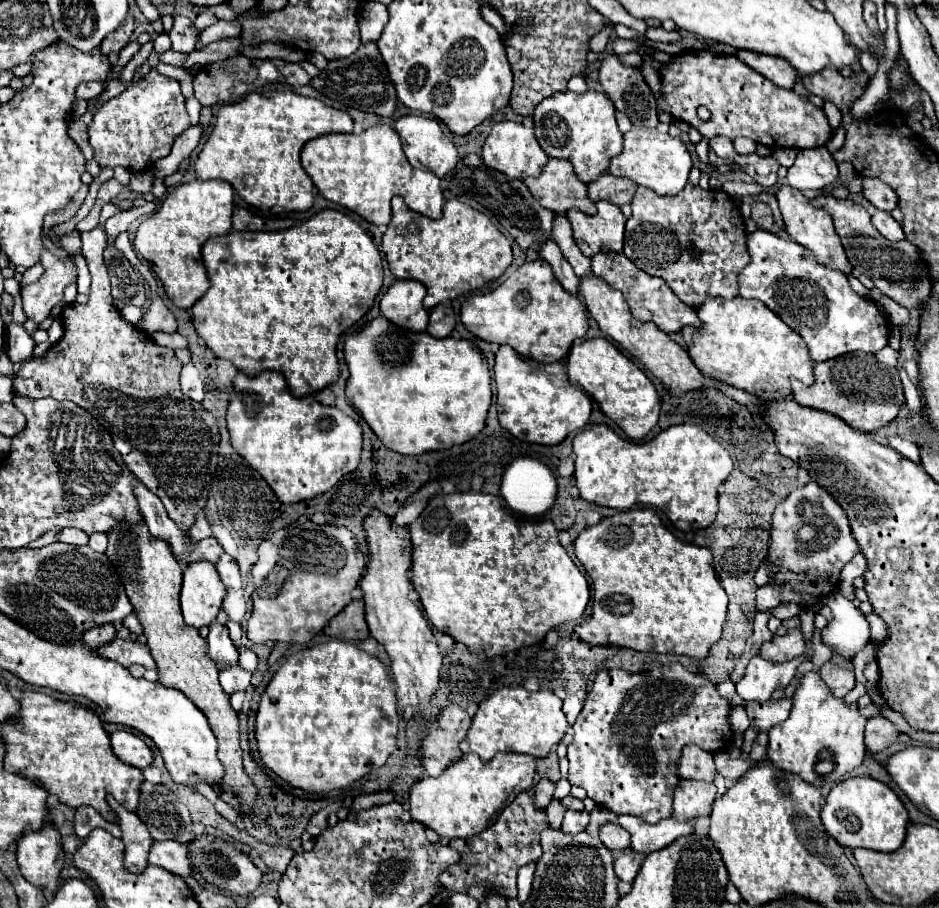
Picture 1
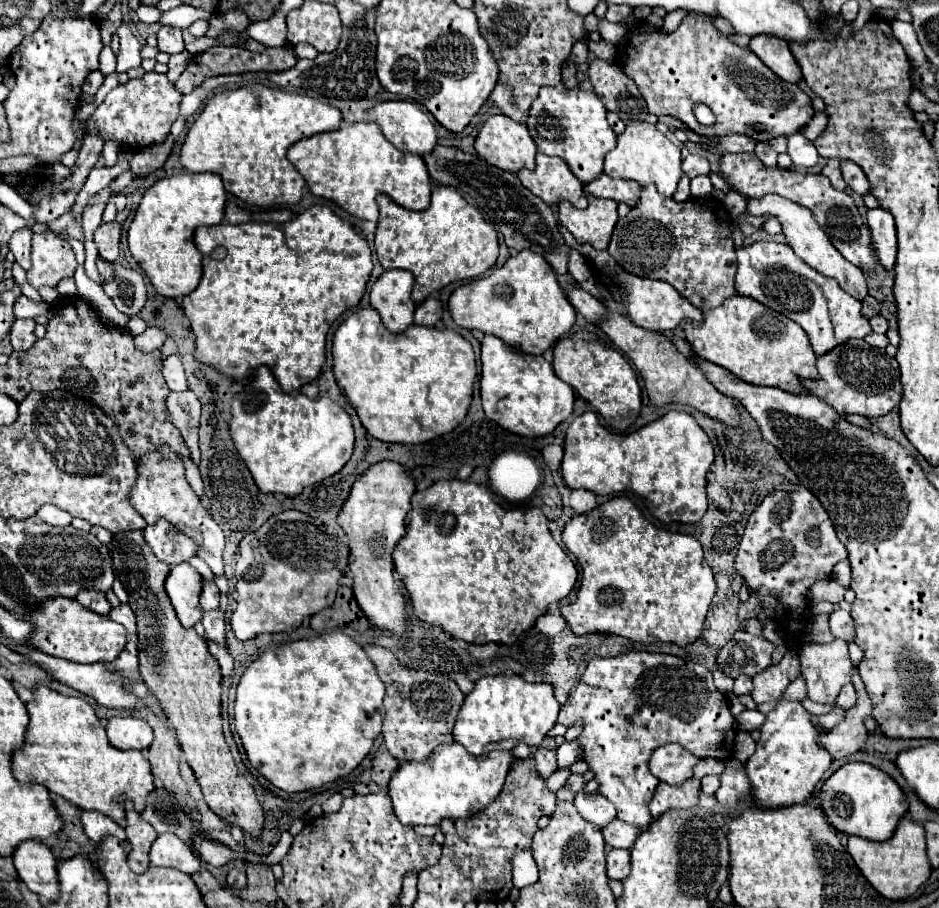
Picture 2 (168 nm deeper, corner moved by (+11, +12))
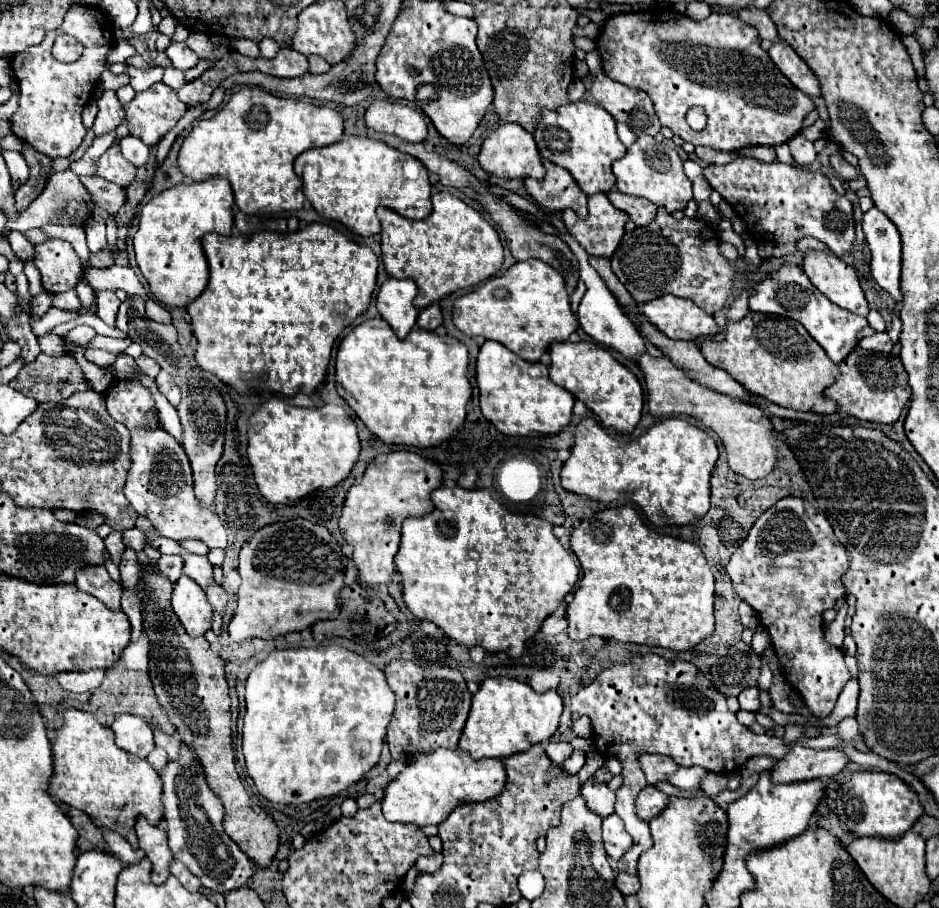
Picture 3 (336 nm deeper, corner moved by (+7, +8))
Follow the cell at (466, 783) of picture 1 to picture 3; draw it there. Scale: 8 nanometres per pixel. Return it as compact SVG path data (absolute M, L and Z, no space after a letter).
M435 750L433 754L421 754L405 766L405 770L389 782L381 800L383 816L389 822L407 822L415 826L441 824L445 816L469 802L485 802L501 794L505 786L505 770L499 758L471 760L469 752L457 750Z

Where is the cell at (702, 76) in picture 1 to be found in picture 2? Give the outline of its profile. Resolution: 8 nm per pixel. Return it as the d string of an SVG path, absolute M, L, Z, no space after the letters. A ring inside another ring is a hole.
M687 14L679 28L665 34L645 22L629 30L631 48L627 50L623 72L635 80L651 114L679 118L689 130L701 136L745 134L757 142L799 132L813 118L811 98L797 86L775 76L749 48L731 44L717 32L711 20ZM703 102L715 114L713 126L703 126L693 116L693 104Z

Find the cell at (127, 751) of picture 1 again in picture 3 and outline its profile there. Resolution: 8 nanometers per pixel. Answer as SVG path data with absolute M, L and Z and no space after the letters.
M121 714L113 722L111 730L115 732L115 742L121 750L127 750L135 756L145 758L153 748L153 732L145 718L133 716L133 714Z

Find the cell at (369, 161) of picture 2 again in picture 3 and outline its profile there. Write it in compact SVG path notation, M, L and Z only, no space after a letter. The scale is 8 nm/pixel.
M343 136L343 140L337 144L303 152L295 160L295 174L303 180L305 196L321 216L341 222L347 230L359 236L376 236L381 232L380 221L375 216L377 206L391 208L393 212L399 212L409 220L427 218L431 212L431 186L423 163L409 154L399 152L397 148L391 148L367 136Z

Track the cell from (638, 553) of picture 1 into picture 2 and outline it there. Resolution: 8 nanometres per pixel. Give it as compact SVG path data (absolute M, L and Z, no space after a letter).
M617 496L587 514L575 516L563 530L563 544L577 558L583 572L577 602L561 608L563 618L575 634L603 632L633 642L673 642L679 646L693 644L701 636L707 608L715 596L715 580L703 558L701 544L693 536L657 528L643 516L635 502Z

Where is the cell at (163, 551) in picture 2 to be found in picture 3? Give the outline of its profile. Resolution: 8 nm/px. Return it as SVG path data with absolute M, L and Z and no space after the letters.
M161 556L159 558L159 574L169 578L173 584L183 574L183 560L181 556Z

